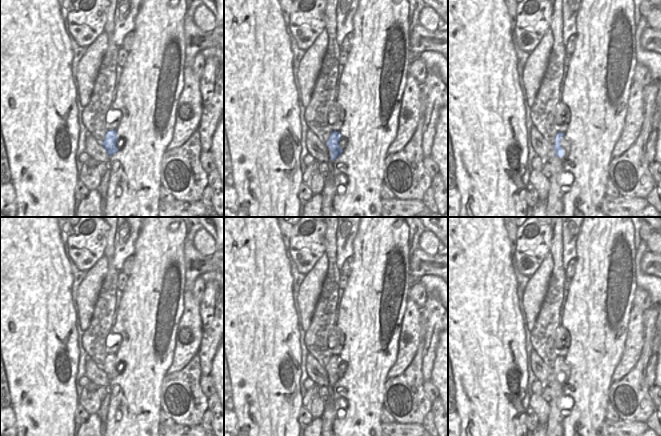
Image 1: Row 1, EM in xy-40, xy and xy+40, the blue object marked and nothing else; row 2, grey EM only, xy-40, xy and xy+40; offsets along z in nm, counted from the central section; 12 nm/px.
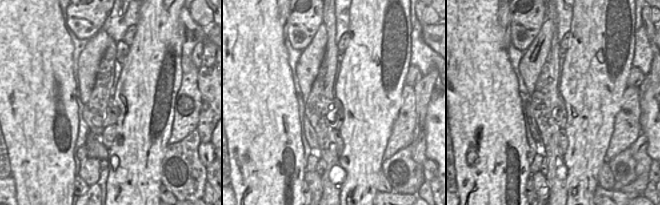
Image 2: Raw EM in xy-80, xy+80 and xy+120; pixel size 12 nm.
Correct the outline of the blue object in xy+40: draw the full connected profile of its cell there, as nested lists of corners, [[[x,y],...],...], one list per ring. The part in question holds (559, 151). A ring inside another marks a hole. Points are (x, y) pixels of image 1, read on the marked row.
[[[558,132],[555,137],[555,144],[553,146],[555,150],[555,156],[556,157],[563,157],[566,159],[568,157],[569,150],[571,148],[571,145],[569,141],[567,140],[566,136],[562,132]]]

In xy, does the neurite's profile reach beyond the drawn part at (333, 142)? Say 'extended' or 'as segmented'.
extended

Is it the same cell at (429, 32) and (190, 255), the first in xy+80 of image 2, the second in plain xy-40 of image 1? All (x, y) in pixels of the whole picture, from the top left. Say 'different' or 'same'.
same

